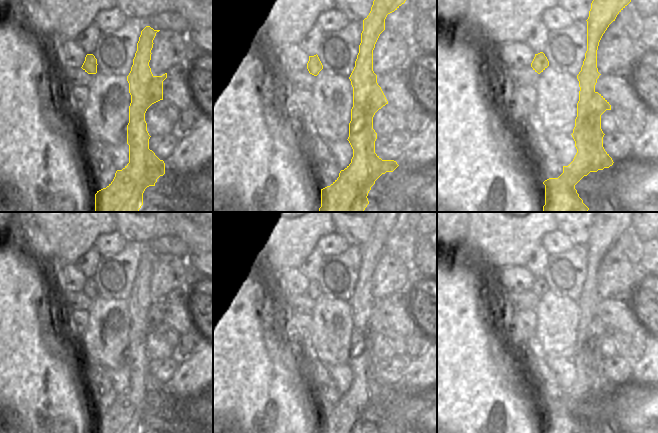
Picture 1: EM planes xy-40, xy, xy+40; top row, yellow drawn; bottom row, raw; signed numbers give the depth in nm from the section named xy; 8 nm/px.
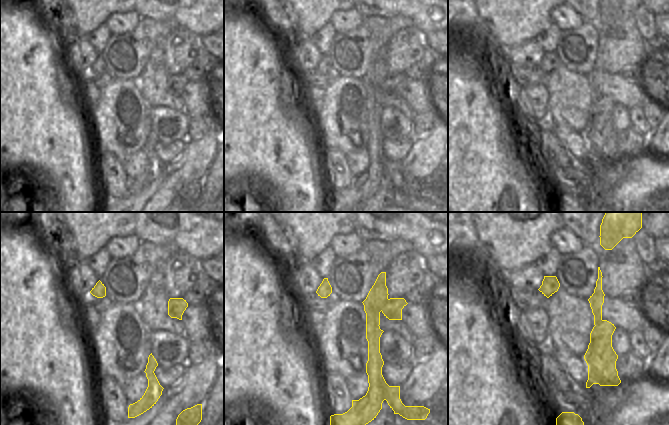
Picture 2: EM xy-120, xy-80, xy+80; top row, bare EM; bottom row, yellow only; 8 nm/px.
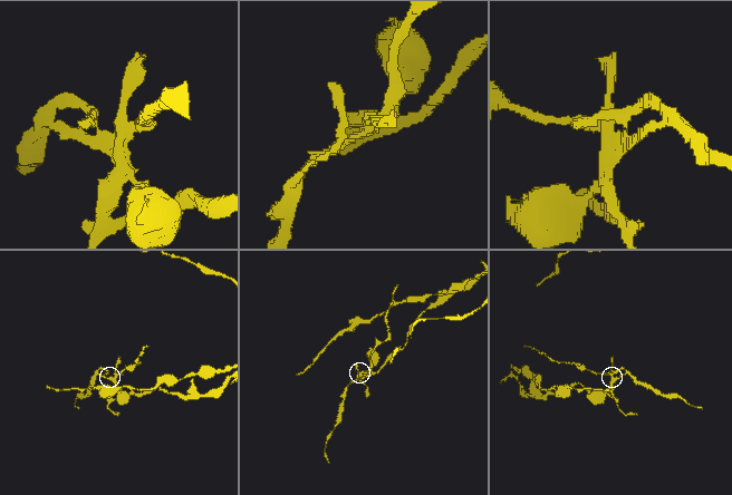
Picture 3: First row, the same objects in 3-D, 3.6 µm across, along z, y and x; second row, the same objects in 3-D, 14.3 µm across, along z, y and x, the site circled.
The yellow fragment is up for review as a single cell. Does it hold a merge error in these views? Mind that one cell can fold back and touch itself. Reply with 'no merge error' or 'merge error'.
merge error

